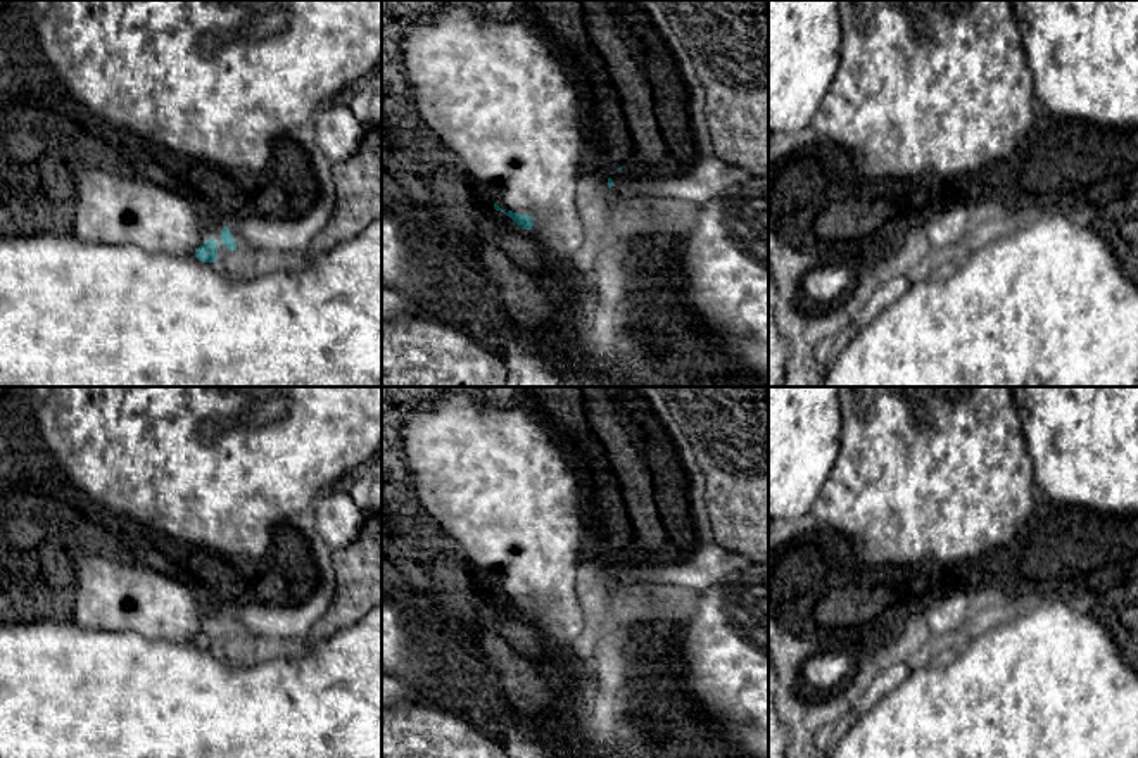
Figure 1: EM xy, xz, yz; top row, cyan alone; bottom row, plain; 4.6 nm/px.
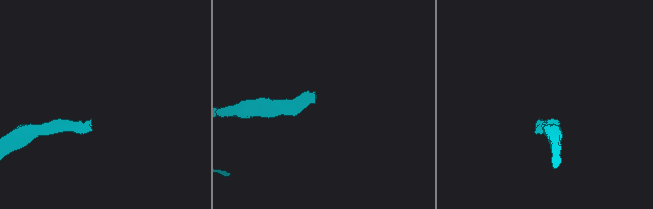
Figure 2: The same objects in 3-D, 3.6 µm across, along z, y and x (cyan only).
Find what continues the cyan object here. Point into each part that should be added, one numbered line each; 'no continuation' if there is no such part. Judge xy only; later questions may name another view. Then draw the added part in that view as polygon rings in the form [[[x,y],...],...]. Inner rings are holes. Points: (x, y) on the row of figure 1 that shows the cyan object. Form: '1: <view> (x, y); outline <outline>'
1: xy (258, 235); outline [[[335,197],[326,204],[314,207],[302,218],[266,218],[254,211],[226,221],[235,238],[237,250],[249,256],[268,256],[276,259],[292,259],[306,252],[311,240],[323,230],[332,216]]]

